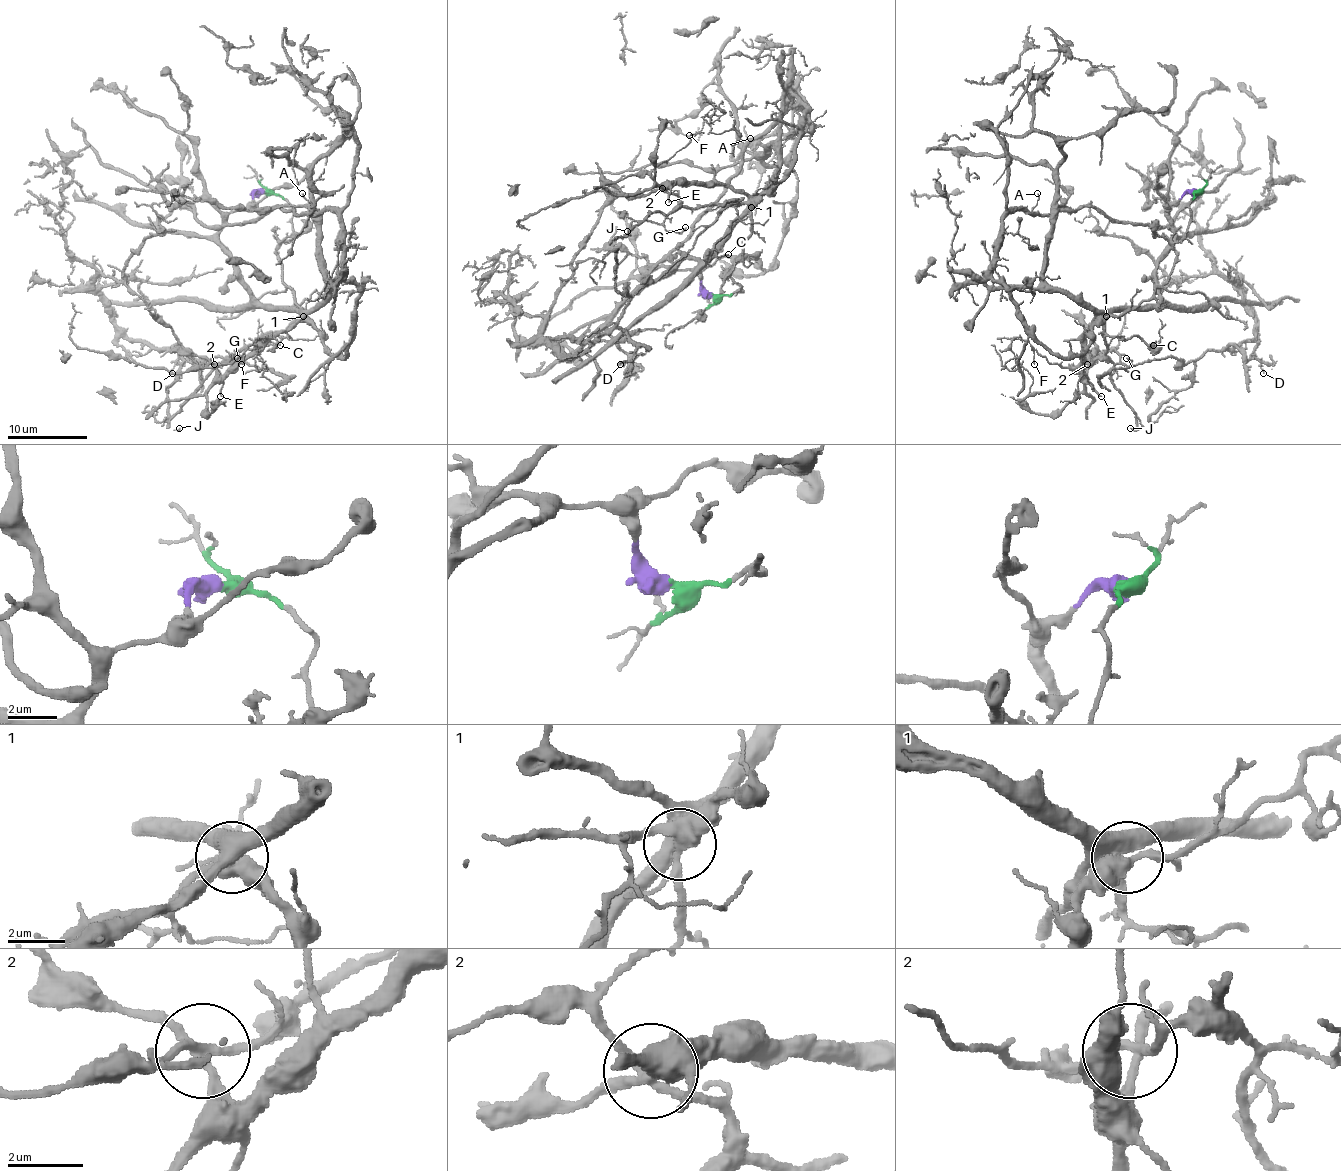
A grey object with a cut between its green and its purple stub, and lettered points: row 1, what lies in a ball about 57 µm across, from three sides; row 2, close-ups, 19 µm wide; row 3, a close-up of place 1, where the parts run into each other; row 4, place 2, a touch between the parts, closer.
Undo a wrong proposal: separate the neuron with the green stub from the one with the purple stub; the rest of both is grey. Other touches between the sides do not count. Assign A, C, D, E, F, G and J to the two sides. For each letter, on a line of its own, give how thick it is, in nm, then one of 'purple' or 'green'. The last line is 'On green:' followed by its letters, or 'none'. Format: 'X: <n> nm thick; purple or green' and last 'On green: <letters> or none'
A: 120 nm thick; green
C: 110 nm thick; green
D: 110 nm thick; purple
E: 140 nm thick; purple
F: 120 nm thick; green
G: 100 nm thick; green
J: 160 nm thick; green
On green: A, C, F, G, J

